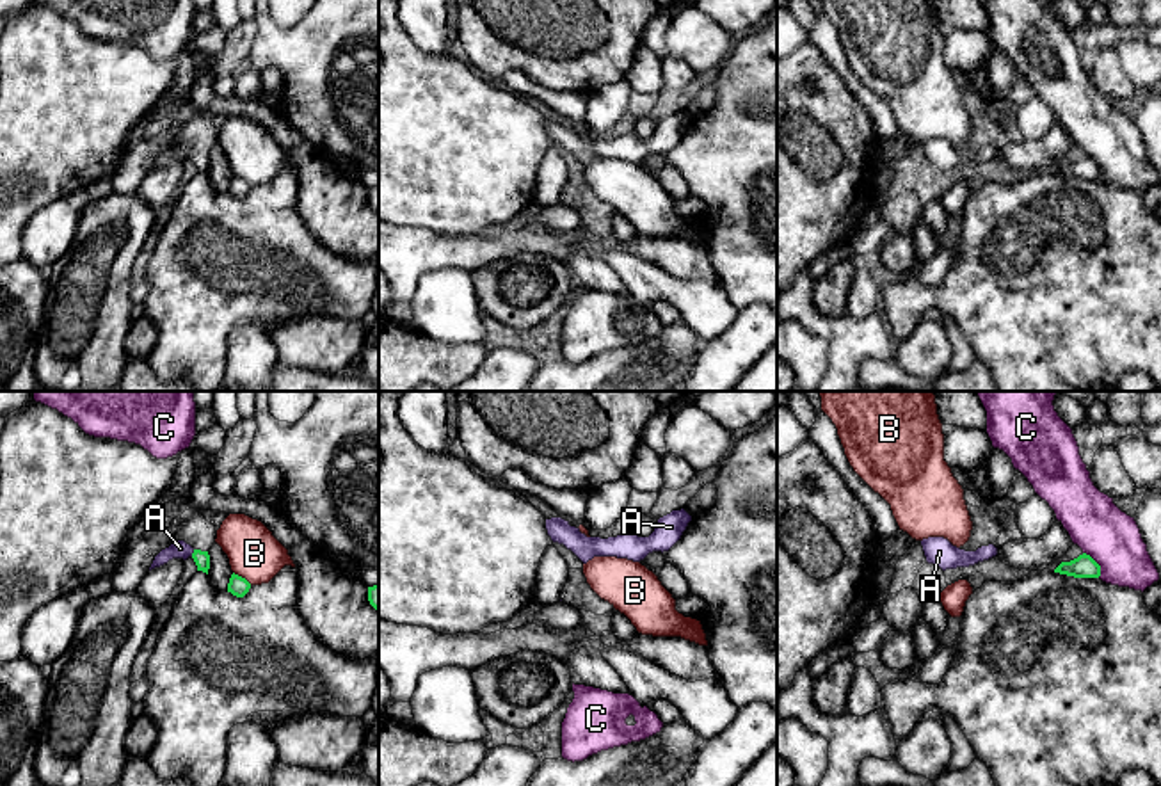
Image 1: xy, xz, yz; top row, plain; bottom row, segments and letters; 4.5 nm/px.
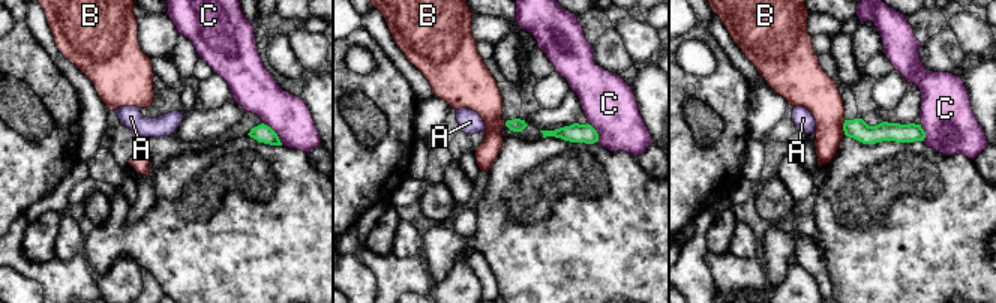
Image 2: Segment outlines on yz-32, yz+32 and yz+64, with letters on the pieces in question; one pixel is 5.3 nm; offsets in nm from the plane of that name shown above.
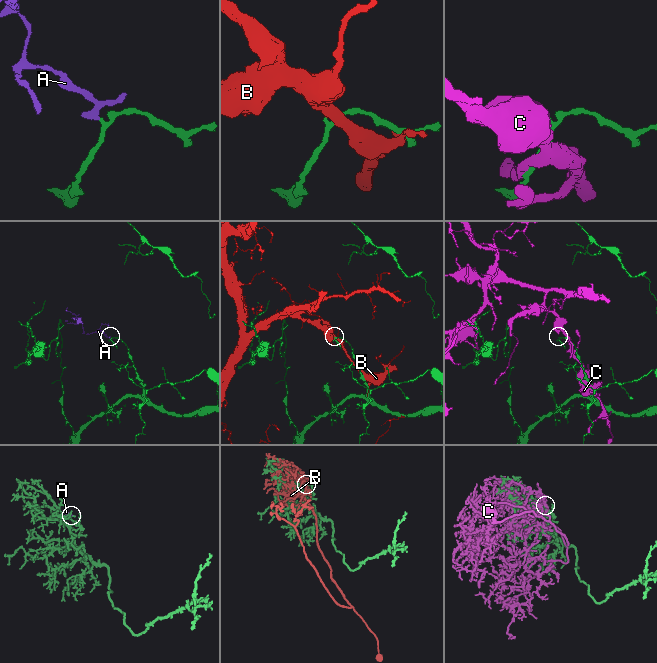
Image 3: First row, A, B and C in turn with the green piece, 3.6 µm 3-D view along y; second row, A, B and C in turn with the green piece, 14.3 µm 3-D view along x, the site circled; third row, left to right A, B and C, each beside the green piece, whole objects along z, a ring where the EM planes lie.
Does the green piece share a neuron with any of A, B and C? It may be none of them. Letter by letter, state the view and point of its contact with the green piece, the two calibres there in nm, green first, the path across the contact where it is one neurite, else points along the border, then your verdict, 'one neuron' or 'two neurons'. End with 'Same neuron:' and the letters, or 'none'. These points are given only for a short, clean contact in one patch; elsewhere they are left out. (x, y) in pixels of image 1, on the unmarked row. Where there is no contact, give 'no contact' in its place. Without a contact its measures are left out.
A: meets green in xy at (192, 155); 70 nm thick on the green side, 80 nm on the other; runs through xy (201, 160), (192, 155), (180, 150); one neuron
B: meets green in xy at (240, 178); 90 nm thick on the green side, 240 nm on the other; two neurons
C: meets green in yz at (1097, 166); 100 nm thick on the green side, 260 nm on the other; two neurons
Same neuron: A

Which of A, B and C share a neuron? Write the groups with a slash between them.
A / B / C

